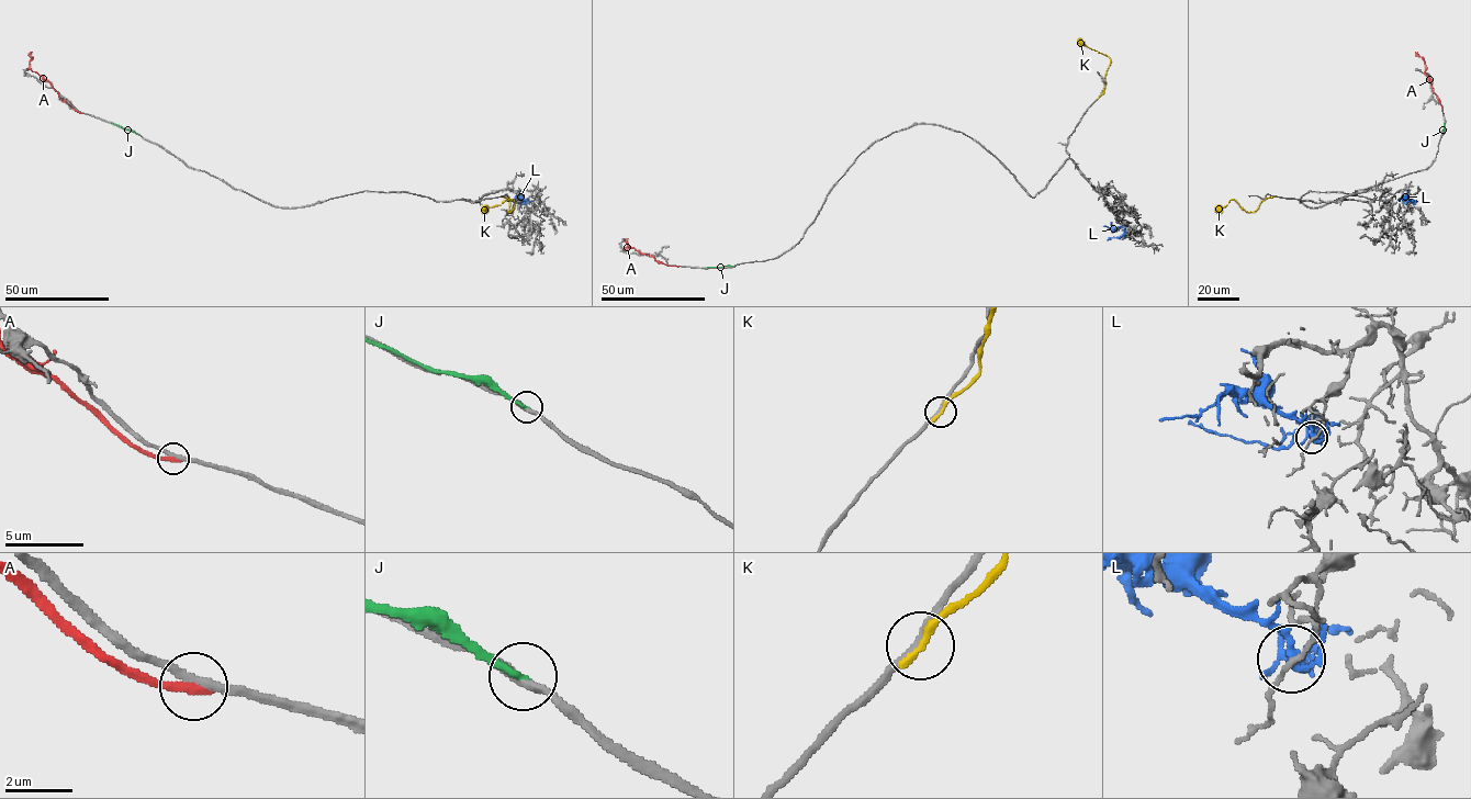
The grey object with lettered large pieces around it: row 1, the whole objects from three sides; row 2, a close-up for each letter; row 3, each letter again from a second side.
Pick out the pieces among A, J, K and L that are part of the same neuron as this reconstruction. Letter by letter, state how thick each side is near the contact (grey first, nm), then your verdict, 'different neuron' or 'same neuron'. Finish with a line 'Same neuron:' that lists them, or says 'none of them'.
A: calibres 240 and 280 nm; different neuron
J: calibres 260 and 240 nm; different neuron
K: calibres 240 and 280 nm; different neuron
L: calibres 110 and 170 nm; different neuron
Same neuron: none of them

